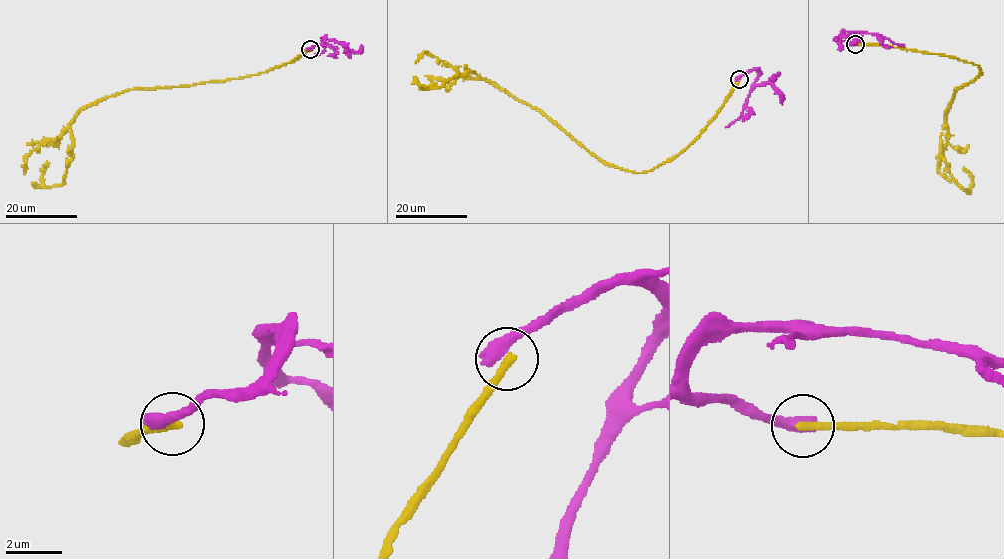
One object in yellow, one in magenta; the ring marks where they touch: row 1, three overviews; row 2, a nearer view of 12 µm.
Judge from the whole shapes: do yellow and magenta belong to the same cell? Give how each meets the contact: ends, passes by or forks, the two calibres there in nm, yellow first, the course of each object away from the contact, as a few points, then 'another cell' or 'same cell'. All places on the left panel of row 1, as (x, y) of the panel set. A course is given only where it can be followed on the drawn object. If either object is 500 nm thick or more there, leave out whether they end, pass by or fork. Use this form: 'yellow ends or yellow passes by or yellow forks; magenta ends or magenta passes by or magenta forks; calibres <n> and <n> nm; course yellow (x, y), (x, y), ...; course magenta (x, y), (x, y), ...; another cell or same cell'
calibres 320 and 600 nm; course yellow (310, 49), (258, 74), (136, 88), (89, 104), (70, 123), (73, 149), (62, 184), (43, 184), (47, 161); course magenta (310, 49), (320, 45), (325, 37), (325, 47), (321, 53), (315, 53); another cell

